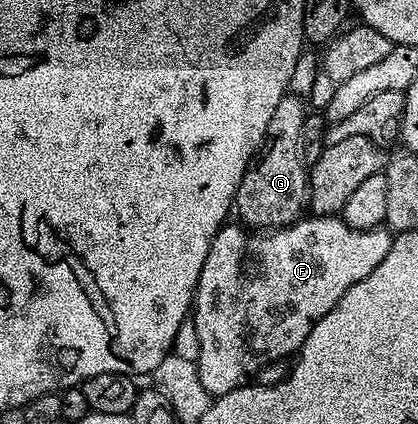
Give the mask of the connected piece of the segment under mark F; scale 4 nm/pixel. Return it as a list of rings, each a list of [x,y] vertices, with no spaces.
[[[336,215],[301,217],[288,227],[277,227],[271,231],[235,226],[221,227],[214,237],[190,308],[190,320],[197,330],[200,348],[195,361],[198,378],[212,397],[245,386],[251,380],[248,378],[255,371],[262,370],[271,359],[295,356],[310,329],[314,329],[314,325],[322,321],[334,305],[338,305],[350,288],[378,269],[382,257],[390,253],[394,238],[393,232],[388,229],[359,231],[346,225],[343,218]]]

